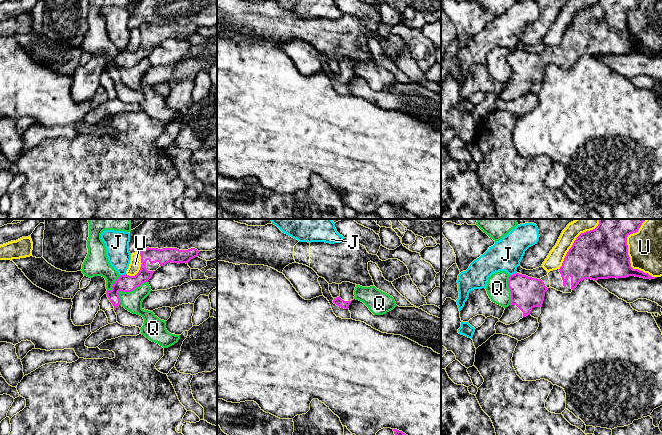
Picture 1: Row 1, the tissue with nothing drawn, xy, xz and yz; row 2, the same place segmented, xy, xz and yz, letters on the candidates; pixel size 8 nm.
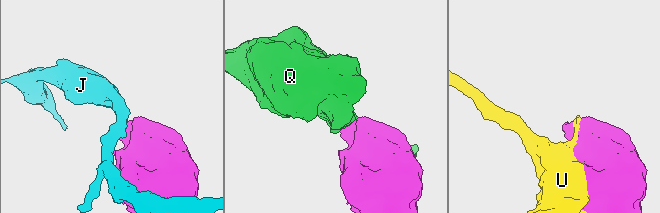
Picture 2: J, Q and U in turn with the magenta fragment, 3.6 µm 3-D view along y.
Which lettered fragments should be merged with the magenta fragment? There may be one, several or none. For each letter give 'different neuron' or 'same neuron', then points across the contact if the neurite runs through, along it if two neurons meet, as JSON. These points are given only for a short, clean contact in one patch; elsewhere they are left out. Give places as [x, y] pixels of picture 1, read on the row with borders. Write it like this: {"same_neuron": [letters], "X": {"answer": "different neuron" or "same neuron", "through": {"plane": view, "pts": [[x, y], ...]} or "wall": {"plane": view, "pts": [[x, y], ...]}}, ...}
{"same_neuron": [], "J": {"answer": "different neuron", "wall": {"plane": "yz", "pts": [[516, 272], [510, 275]]}}, "Q": {"answer": "different neuron", "wall": {"plane": "xy", "pts": [[147, 281], [130, 291], [119, 291], [120, 304]]}}, "U": {"answer": "different neuron"}}

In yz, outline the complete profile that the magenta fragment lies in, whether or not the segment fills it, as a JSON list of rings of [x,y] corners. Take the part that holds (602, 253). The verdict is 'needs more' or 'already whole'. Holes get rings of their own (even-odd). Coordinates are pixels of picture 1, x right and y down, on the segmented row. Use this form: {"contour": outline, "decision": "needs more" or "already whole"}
{"contour": [[[599,219],[595,229],[576,238],[562,266],[548,273],[550,287],[571,293],[584,279],[657,278],[633,269],[628,255],[627,237],[638,232],[645,220]]], "decision": "needs more"}

